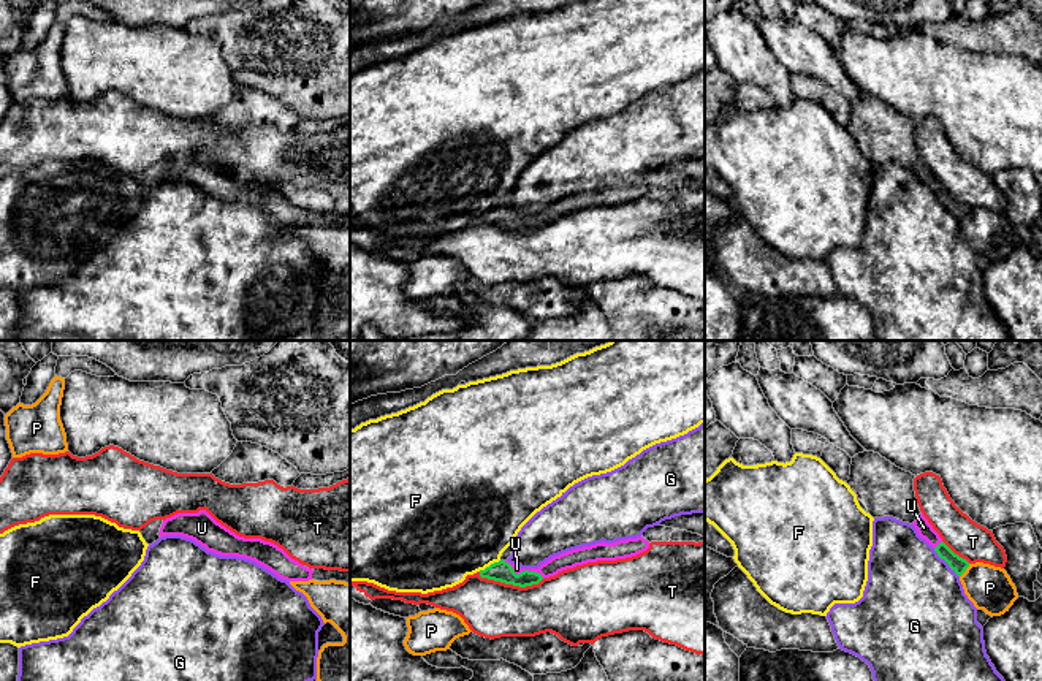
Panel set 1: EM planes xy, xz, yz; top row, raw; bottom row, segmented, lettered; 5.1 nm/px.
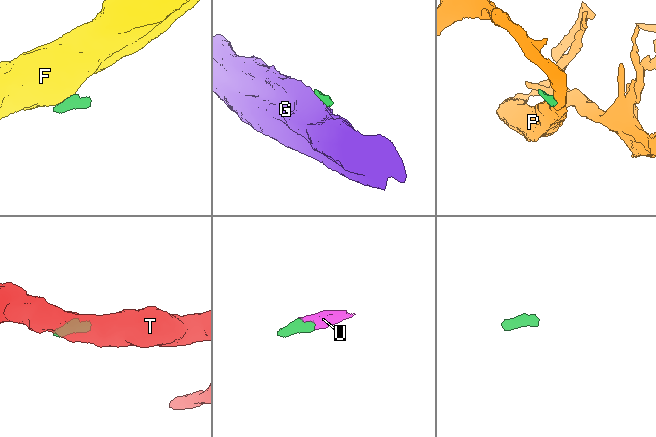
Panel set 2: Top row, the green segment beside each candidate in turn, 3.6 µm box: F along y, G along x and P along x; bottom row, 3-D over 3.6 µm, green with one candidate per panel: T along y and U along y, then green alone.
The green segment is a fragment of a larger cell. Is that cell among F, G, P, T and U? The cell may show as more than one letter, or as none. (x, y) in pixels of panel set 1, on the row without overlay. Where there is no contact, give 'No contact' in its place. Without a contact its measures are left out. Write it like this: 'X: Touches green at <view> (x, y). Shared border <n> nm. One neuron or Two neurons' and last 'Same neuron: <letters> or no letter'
F: Touches green at xz (490, 211). Shared border 130 nm. Two neurons
G: Touches green at yz (946, 206). Shared border 200 nm. Two neurons
P: Touches green at yz (965, 216). Shared border 90 nm. Two neurons
T: Touches green at xz (510, 228). Shared border 340 nm. Two neurons
U: Touches green at xz (536, 217). Shared border 100 nm. One neuron
Same neuron: U

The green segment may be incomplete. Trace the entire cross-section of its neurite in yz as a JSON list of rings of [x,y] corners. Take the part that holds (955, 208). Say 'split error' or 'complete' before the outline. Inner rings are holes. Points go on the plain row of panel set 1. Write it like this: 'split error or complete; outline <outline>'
split error; outline [[[920,158],[917,165],[912,168],[917,174],[918,181],[925,184],[937,198],[941,204],[944,204],[949,212],[961,222],[966,214],[969,212],[969,207],[958,200],[955,200],[939,182],[939,179],[933,174],[933,171],[928,168],[928,165]]]

